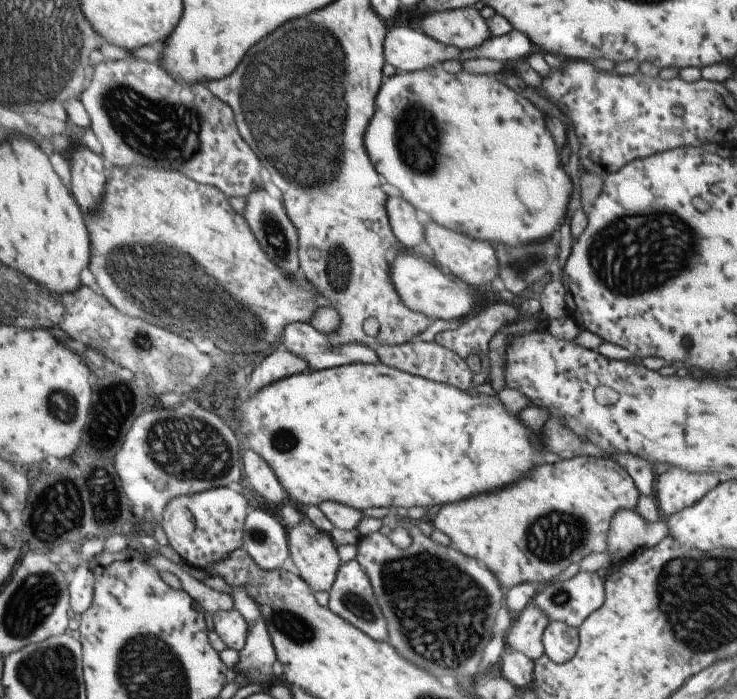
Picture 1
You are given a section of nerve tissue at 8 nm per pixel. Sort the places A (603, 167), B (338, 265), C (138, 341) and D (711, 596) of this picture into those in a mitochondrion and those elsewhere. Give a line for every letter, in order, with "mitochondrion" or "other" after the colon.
A: other
B: mitochondrion
C: mitochondrion
D: mitochondrion

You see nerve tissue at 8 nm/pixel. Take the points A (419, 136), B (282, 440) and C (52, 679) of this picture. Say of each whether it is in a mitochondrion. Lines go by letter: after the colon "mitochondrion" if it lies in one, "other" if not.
A: mitochondrion
B: mitochondrion
C: mitochondrion

